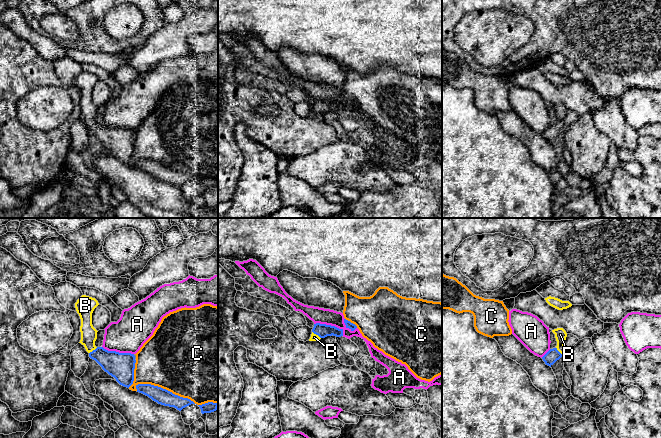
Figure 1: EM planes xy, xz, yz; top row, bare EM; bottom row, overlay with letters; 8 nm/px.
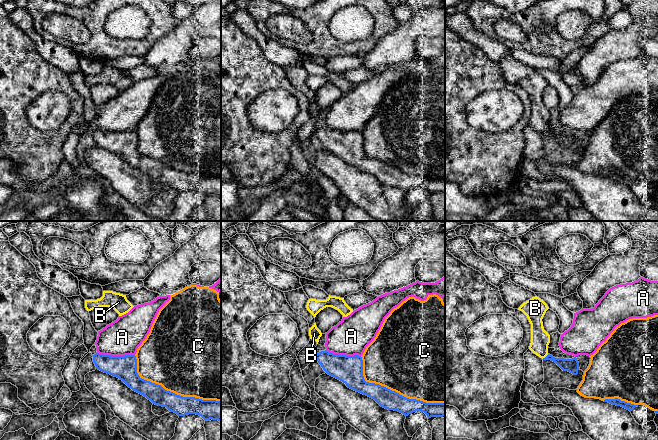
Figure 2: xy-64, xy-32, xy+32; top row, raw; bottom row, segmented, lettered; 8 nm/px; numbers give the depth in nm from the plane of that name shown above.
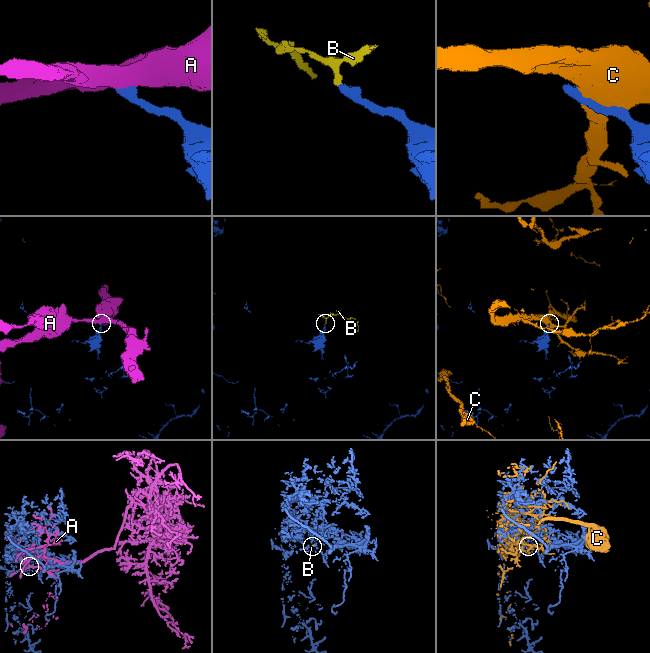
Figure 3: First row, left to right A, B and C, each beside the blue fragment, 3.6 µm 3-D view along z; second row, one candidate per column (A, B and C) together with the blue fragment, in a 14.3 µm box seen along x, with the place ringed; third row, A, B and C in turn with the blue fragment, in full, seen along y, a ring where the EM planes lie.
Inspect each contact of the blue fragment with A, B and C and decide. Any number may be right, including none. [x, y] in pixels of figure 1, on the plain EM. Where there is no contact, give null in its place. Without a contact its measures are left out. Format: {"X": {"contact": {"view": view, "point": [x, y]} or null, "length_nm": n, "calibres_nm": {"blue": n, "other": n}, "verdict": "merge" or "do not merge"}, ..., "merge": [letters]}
{"A": {"contact": {"view": "xz", "point": [330, 101]}, "length_nm": 260, "calibres_nm": {"blue": 110, "other": 130}, "verdict": "do not merge"}, "B": {"contact": {"view": "xz", "point": [316, 110]}, "length_nm": 90, "calibres_nm": {"blue": 110, "other": 60}, "verdict": "merge"}, "C": {"contact": {"view": "xy", "point": [176, 171]}, "length_nm": 700, "calibres_nm": {"blue": 130, "other": 480}, "verdict": "do not merge"}, "merge": ["B"]}

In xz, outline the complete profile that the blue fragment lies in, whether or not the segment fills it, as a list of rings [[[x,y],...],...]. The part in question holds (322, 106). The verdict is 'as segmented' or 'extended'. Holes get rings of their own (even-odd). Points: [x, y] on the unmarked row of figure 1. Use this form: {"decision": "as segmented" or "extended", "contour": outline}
{"decision": "extended", "contour": [[[316,99],[312,105],[312,110],[309,117],[319,117],[321,114],[332,111],[336,113],[343,112],[343,105],[339,105],[331,101]]]}

